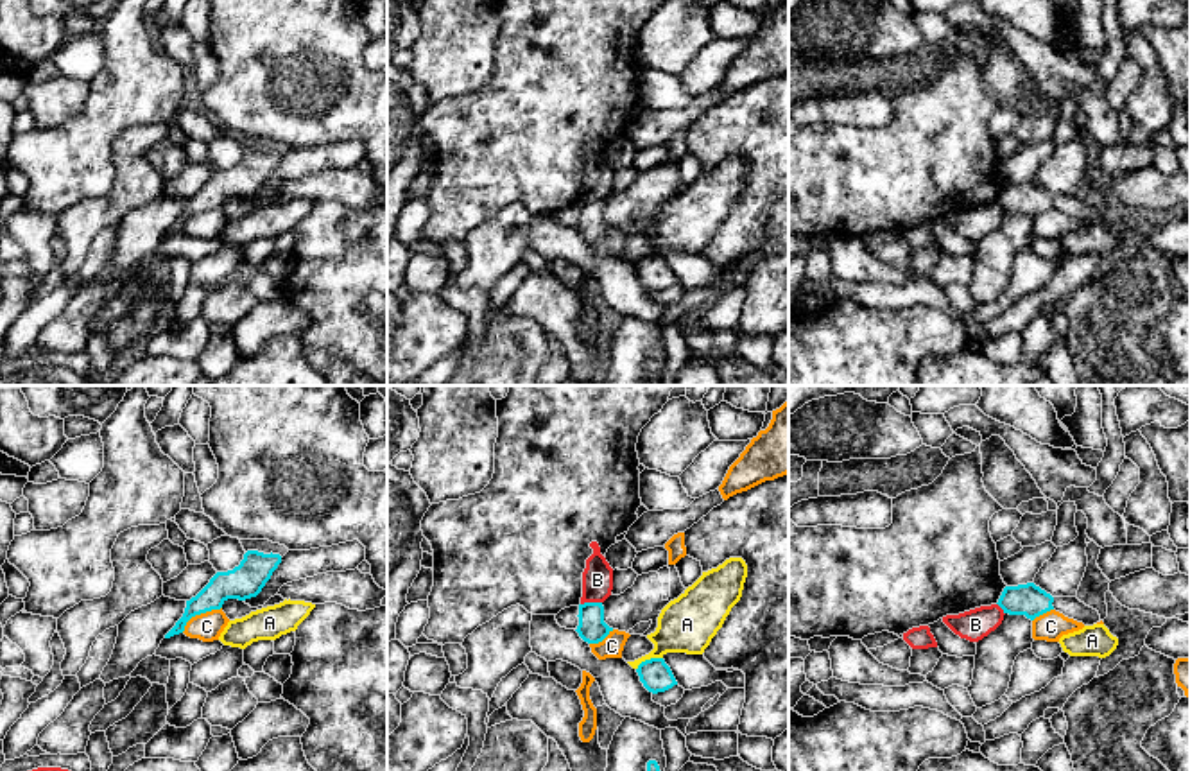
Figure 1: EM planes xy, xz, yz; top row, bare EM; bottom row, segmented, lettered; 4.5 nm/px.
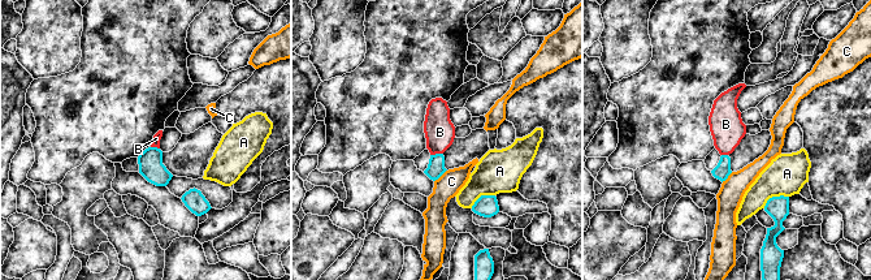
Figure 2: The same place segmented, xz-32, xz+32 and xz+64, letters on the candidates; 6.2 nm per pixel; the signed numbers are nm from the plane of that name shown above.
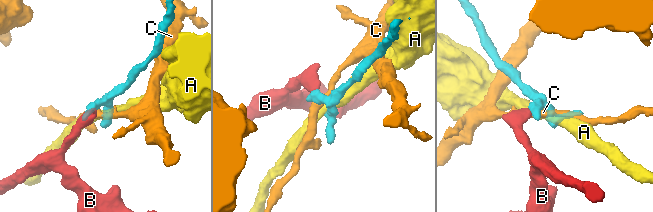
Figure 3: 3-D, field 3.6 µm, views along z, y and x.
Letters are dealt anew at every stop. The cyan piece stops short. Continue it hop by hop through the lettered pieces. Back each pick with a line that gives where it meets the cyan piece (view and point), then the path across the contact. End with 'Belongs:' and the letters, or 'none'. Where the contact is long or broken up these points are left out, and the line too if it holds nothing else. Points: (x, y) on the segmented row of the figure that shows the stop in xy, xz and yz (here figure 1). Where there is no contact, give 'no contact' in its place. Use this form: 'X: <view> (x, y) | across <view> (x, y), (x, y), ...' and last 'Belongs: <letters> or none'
Belongs: none

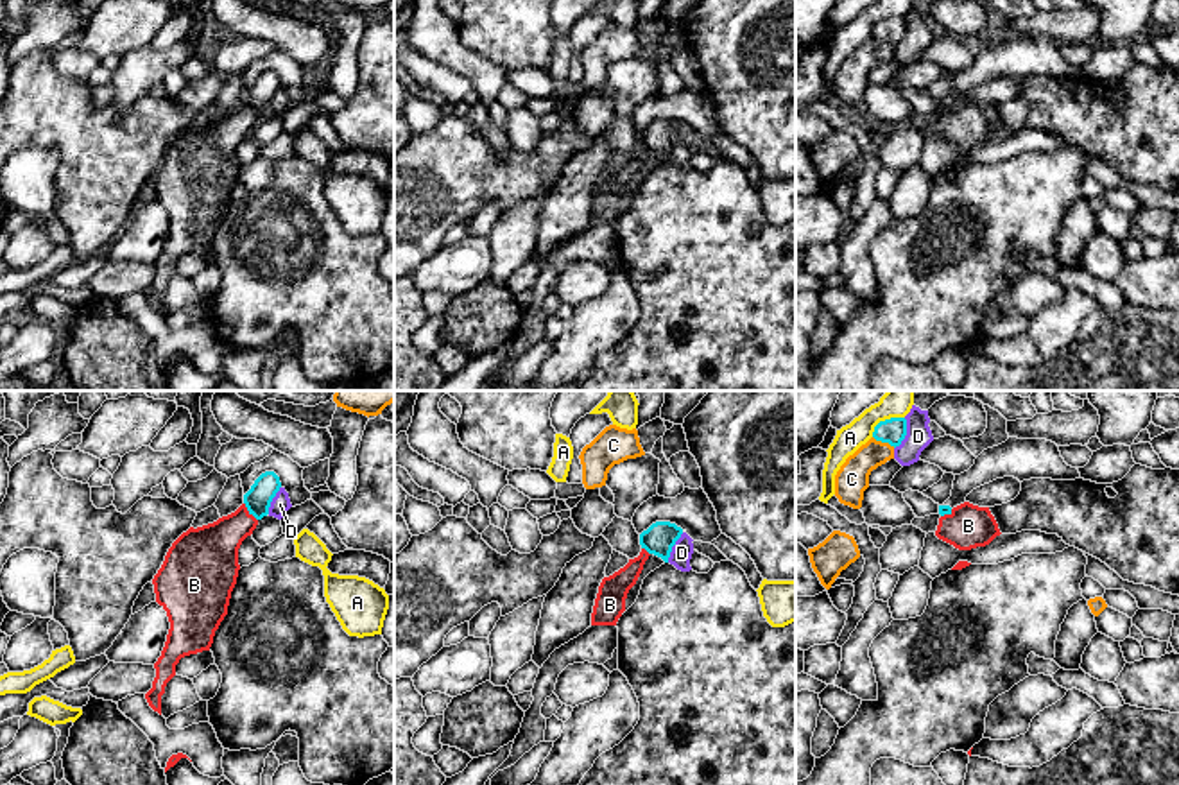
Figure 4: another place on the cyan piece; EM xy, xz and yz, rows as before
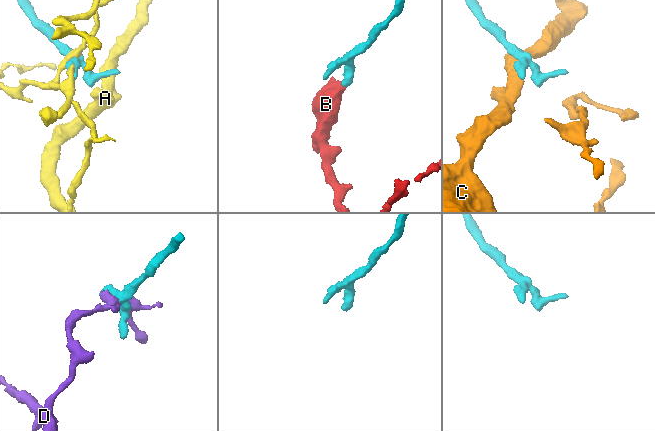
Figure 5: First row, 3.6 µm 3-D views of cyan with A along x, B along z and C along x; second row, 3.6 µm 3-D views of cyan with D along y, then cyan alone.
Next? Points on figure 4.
B: xy (248, 509) | across xy (258, 499), (248, 509), (212, 551)
Belongs: B

